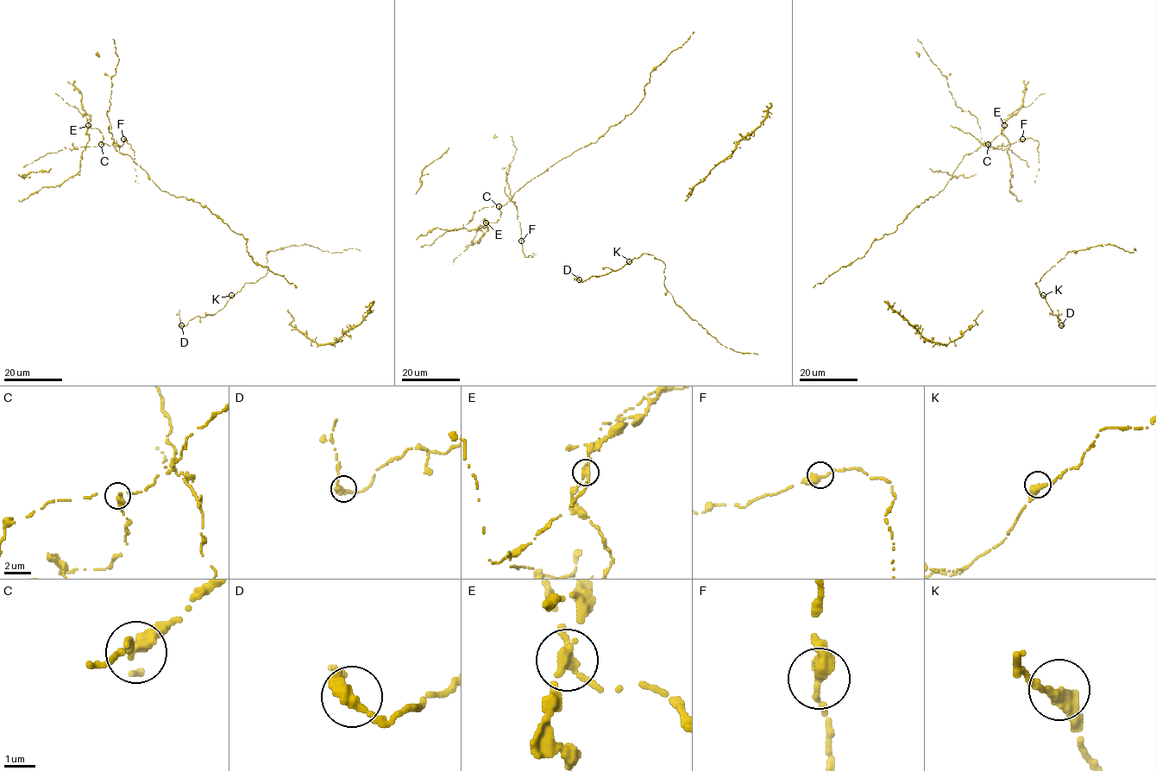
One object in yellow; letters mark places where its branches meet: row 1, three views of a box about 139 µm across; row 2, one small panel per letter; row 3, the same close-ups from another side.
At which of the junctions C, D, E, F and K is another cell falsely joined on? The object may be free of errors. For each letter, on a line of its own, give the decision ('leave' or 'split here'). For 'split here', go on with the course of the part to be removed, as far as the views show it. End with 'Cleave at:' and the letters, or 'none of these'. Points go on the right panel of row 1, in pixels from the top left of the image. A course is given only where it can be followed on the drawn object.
C: leave
D: leave
E: split here
F: leave
K: leave
Cleave at: E

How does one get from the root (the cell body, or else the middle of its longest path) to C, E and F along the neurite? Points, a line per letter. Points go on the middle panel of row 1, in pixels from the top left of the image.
C: (689, 39), (650, 72), (644, 97), (630, 114), (499, 206)
E: (689, 39), (650, 72), (644, 97), (630, 114), (526, 183), (499, 205), (495, 222), (486, 222)
F: (689, 39), (650, 72), (644, 97), (630, 114), (516, 191), (511, 200), (521, 241)

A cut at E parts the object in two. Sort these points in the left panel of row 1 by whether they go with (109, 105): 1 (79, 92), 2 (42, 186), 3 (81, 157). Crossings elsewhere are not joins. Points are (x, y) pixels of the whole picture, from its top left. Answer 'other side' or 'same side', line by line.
1: other side
2: other side
3: other side

